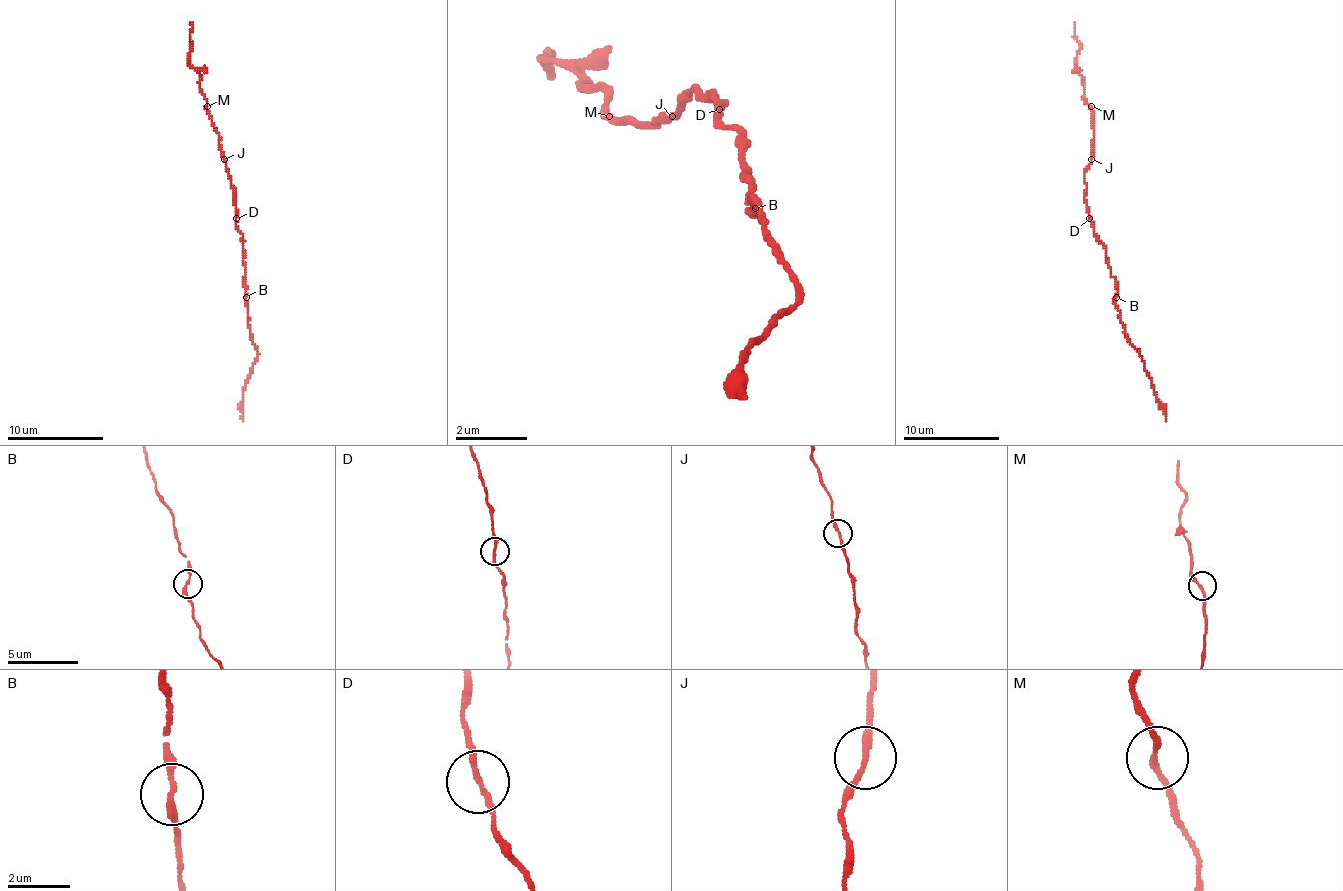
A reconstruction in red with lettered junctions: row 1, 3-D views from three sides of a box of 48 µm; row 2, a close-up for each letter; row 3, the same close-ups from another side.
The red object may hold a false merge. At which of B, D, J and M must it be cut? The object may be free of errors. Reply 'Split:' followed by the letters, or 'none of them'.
Split: none of them

